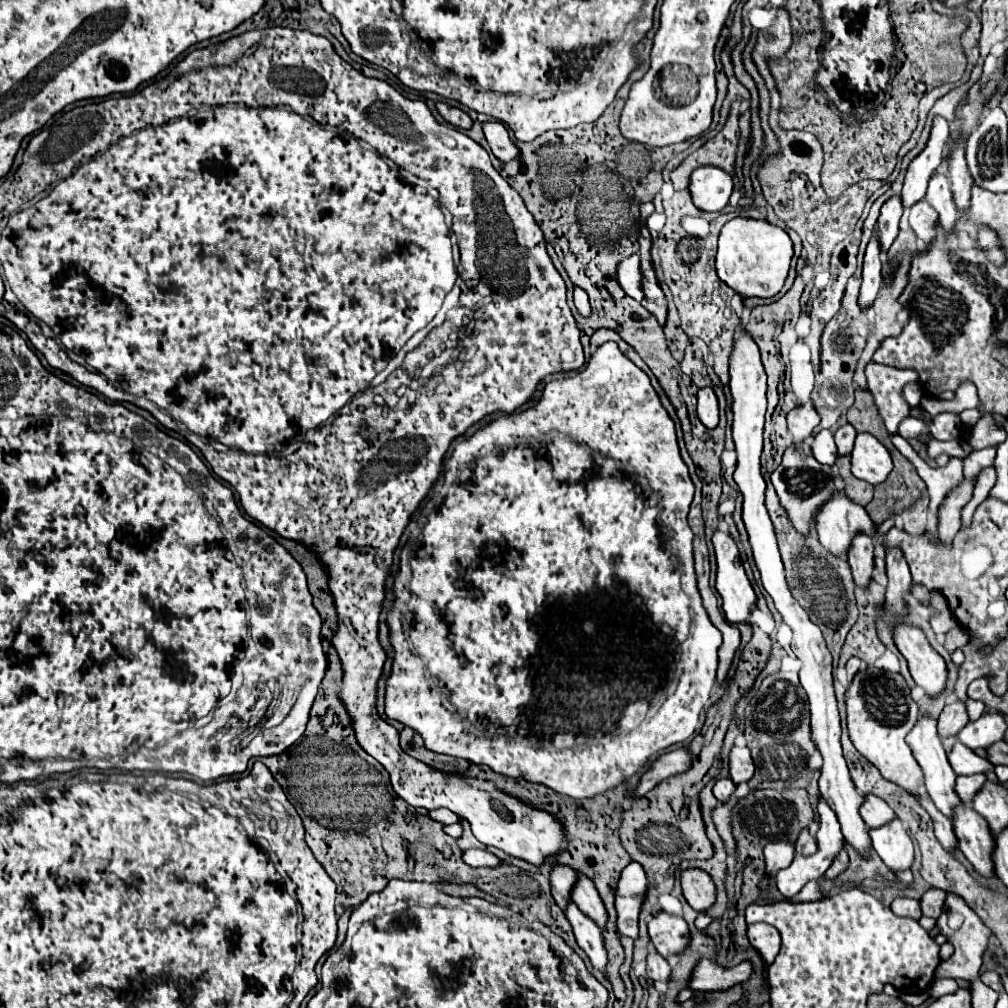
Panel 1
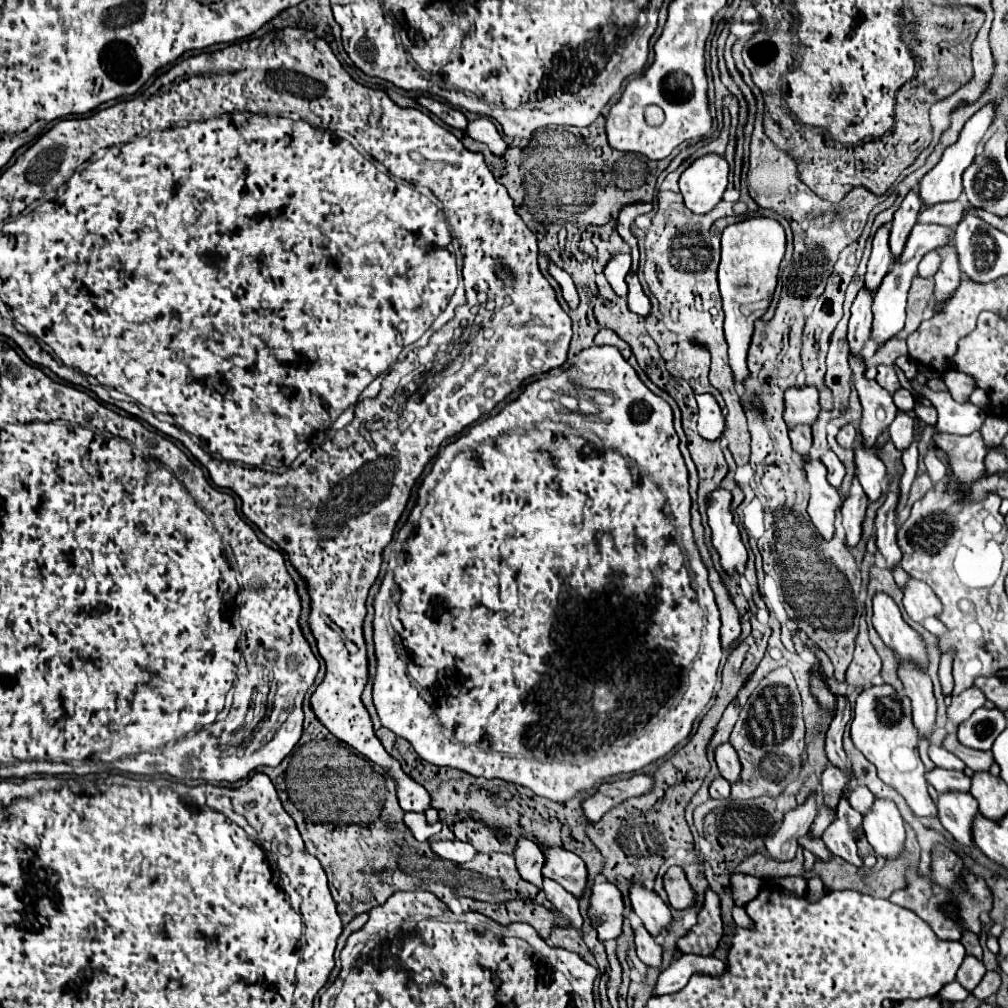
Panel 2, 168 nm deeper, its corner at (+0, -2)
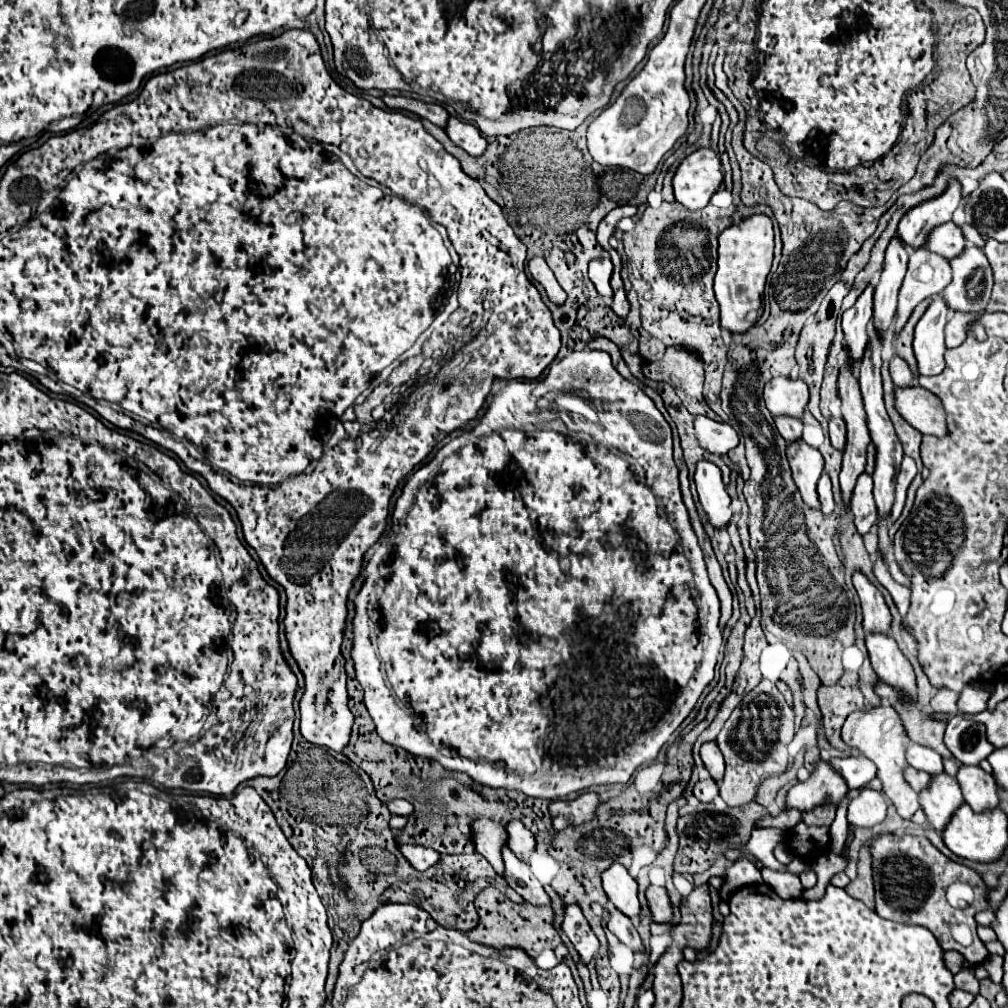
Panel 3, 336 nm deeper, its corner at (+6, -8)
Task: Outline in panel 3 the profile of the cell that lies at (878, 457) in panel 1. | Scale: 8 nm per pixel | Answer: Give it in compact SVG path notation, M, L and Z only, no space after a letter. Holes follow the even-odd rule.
M863 473L857 479L857 485L853 489L849 509L855 517L855 527L861 535L865 535L875 523L877 523L877 507L873 501L873 479L871 475Z

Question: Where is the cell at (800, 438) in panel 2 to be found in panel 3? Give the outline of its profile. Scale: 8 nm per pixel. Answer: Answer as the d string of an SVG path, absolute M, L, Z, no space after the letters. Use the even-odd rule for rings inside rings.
M773 417L775 421L775 427L777 431L781 433L781 437L785 441L797 441L801 439L801 431L803 431L803 423L801 419L795 419L795 417Z

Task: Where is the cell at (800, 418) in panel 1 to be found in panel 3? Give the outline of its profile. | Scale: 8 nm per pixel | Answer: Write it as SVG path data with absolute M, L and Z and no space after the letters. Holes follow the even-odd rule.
M775 377L769 381L769 385L765 385L763 399L773 415L801 417L809 401L807 383L803 379Z

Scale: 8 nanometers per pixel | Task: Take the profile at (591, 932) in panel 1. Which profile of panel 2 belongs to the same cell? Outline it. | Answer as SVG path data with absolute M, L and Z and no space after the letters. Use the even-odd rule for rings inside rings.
M543 879L543 891L545 891L545 897L555 905L555 909L561 915L565 915L577 931L581 931L583 917L579 913L579 901L571 893L567 893L559 883L555 883L551 879Z

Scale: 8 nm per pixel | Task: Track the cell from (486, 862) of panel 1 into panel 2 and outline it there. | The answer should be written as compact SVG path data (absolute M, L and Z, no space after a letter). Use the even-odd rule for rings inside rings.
M437 841L433 843L433 851L443 857L443 859L449 859L457 865L463 865L467 861L473 861L475 855L479 853L473 845L469 843L463 843L463 841Z

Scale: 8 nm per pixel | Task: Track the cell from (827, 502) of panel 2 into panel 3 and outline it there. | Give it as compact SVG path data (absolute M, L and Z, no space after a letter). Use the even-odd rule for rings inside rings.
M803 439L787 443L787 459L793 471L793 479L803 495L803 501L809 507L819 509L819 497L817 497L817 481L823 473L825 459L823 455L807 445Z

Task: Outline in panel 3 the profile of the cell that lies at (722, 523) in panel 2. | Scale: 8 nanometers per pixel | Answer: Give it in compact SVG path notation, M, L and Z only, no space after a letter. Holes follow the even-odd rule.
M699 461L693 479L697 485L699 501L713 527L719 529L727 525L731 519L731 497L723 485L721 469L711 461Z

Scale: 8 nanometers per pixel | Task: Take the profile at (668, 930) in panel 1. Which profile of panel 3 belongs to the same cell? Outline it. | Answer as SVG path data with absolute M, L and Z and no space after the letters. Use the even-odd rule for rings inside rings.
M613 863L601 873L601 885L611 903L625 913L629 919L639 917L639 899L637 899L637 881L621 863Z

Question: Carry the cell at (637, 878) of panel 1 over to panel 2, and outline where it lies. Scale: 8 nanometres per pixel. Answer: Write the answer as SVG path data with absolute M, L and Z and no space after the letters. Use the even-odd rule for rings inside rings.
M597 881L593 885L589 917L601 941L617 939L623 933L623 911L625 903L619 887L611 881Z

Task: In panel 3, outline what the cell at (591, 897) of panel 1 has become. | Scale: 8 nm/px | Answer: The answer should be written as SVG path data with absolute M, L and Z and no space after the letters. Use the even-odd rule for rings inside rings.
M519 819L509 821L505 825L505 831L507 831L507 847L517 857L521 857L523 861L529 861L529 853L535 849L535 837L533 837L533 833Z

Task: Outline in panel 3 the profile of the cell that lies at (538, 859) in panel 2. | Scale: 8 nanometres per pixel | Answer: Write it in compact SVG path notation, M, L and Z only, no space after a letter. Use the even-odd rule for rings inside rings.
M485 817L473 819L469 825L469 837L471 843L475 845L475 851L481 853L493 869L501 875L501 845L507 845L505 841L505 829L503 825L497 825L497 821L489 821Z

